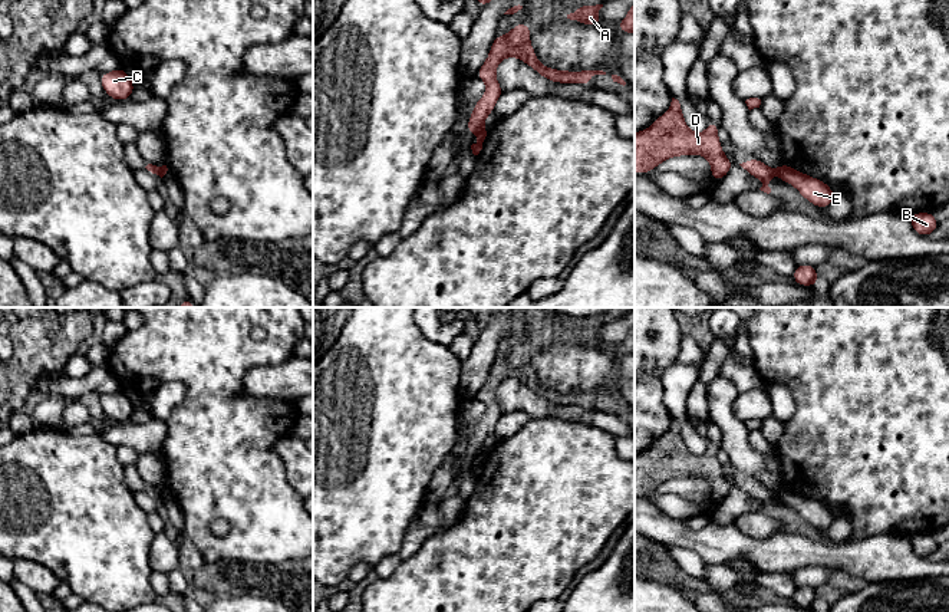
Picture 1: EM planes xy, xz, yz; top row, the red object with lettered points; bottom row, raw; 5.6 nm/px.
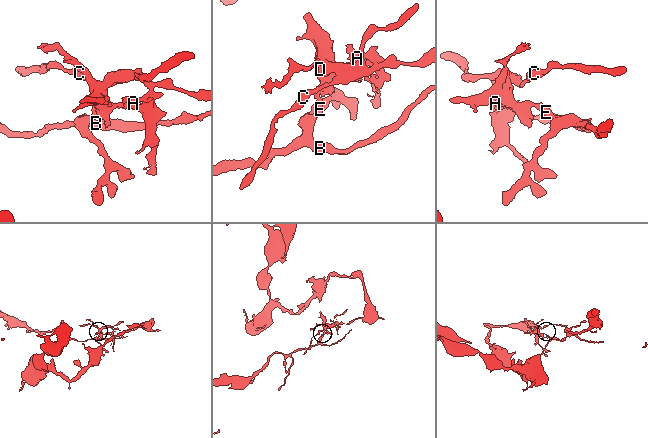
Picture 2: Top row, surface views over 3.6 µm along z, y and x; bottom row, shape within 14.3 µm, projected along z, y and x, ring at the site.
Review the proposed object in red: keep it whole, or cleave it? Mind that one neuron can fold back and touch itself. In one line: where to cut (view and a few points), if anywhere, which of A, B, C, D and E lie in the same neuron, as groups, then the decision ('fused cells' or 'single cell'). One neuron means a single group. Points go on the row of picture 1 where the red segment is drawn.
cut in xz along (483, 128), (480, 131); A C D / B E; fused cells

